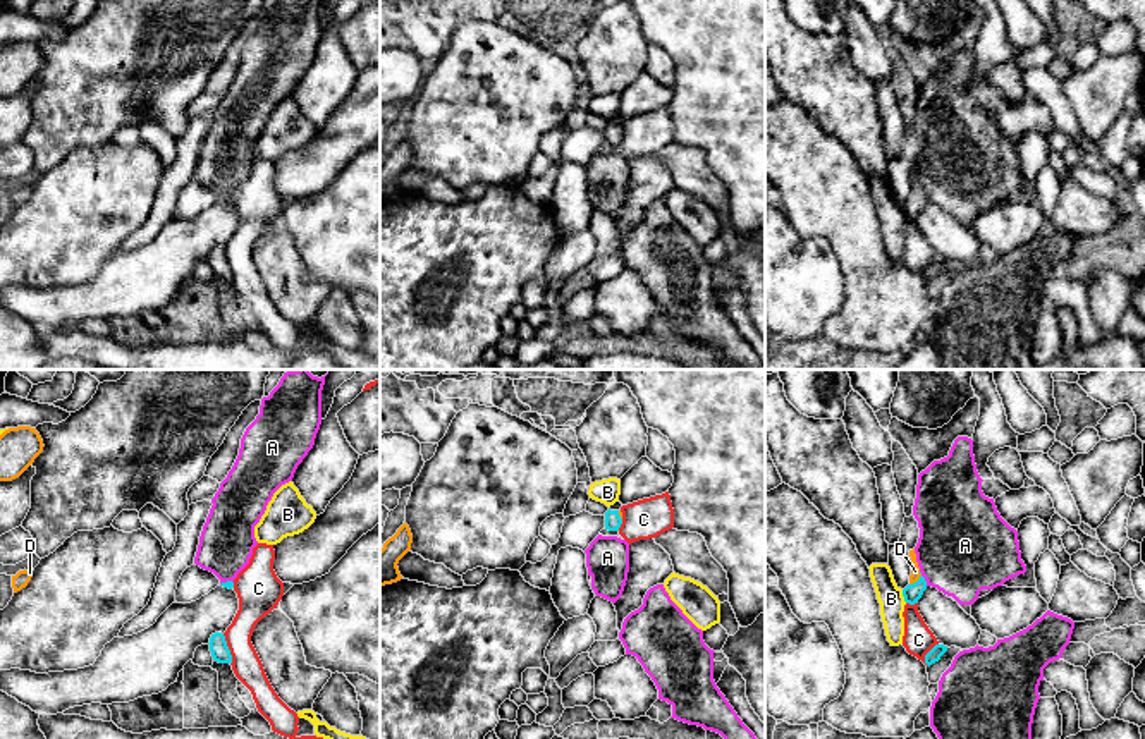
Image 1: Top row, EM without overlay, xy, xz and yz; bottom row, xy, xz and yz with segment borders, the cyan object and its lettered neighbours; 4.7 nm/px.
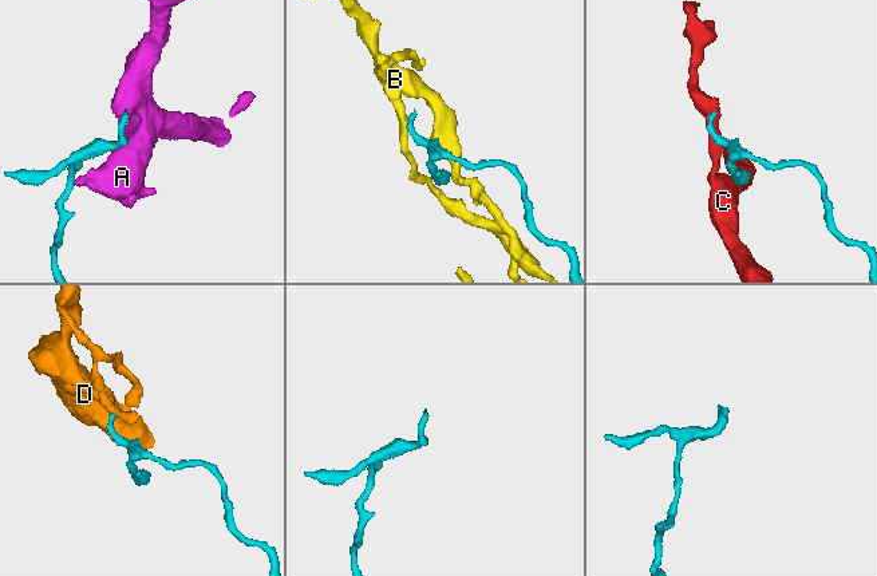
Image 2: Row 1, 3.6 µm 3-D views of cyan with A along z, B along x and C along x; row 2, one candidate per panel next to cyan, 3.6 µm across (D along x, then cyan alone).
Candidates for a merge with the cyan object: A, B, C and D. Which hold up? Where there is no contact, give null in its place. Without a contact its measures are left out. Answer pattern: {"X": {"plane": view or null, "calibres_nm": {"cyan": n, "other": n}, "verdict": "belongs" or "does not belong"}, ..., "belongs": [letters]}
{"A": {"plane": "yz", "calibres_nm": {"cyan": 90, "other": 440}, "verdict": "does not belong"}, "B": {"plane": "yz", "calibres_nm": {"cyan": 90, "other": 120}, "verdict": "does not belong"}, "C": {"plane": "xy", "calibres_nm": {"cyan": 90, "other": 150}, "verdict": "does not belong"}, "D": {"plane": "yz", "calibres_nm": {"cyan": 90, "other": 50}, "verdict": "belongs"}, "belongs": ["D"]}

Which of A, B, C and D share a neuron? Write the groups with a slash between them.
A / B / C / D

